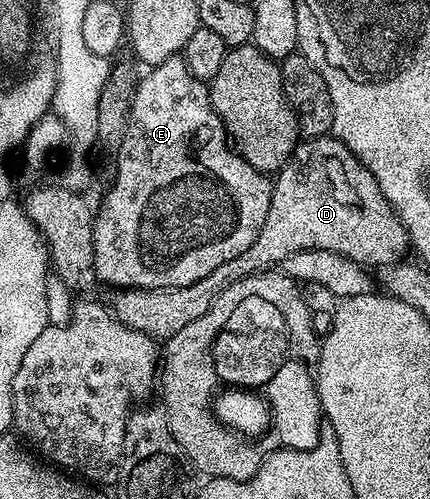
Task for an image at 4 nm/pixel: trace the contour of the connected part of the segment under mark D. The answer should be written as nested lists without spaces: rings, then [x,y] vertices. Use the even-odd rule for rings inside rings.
[[[331,135],[309,137],[297,144],[288,162],[275,174],[272,181],[272,198],[270,211],[266,211],[266,223],[262,223],[262,231],[258,231],[258,239],[242,251],[242,255],[234,255],[234,259],[226,259],[219,267],[214,267],[210,275],[198,279],[198,283],[190,283],[186,287],[170,287],[169,289],[121,289],[117,288],[112,297],[110,312],[117,321],[126,327],[137,329],[153,339],[167,339],[178,335],[182,327],[194,323],[238,279],[246,279],[251,273],[262,273],[279,266],[290,255],[307,249],[334,251],[351,261],[357,261],[365,267],[389,265],[395,261],[403,261],[409,256],[410,242],[408,228],[400,222],[400,217],[392,208],[392,204],[382,195],[374,175],[351,151],[337,138]]]

